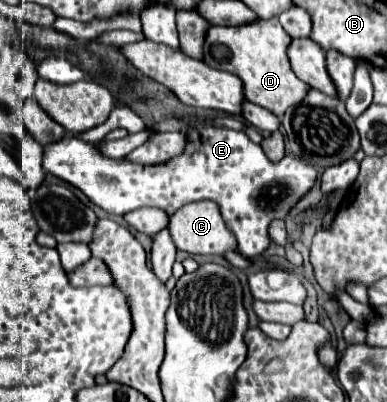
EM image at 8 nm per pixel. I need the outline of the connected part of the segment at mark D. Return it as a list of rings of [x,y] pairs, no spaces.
[[[276,17],[266,21],[258,19],[238,27],[210,27],[210,31],[206,31],[204,63],[238,75],[244,83],[244,95],[250,103],[272,111],[276,117],[282,117],[288,107],[300,103],[310,91],[310,85],[300,81],[290,67],[286,55],[290,41],[292,39],[284,33]]]

